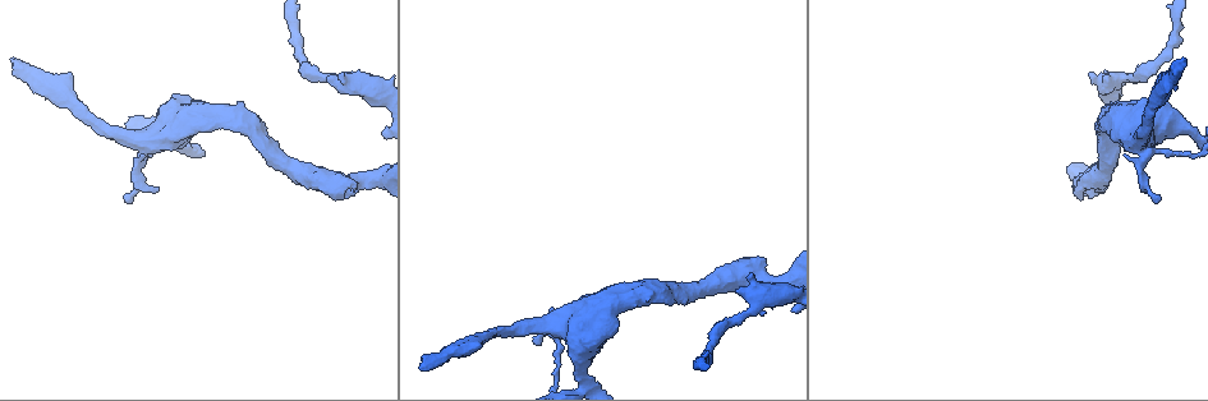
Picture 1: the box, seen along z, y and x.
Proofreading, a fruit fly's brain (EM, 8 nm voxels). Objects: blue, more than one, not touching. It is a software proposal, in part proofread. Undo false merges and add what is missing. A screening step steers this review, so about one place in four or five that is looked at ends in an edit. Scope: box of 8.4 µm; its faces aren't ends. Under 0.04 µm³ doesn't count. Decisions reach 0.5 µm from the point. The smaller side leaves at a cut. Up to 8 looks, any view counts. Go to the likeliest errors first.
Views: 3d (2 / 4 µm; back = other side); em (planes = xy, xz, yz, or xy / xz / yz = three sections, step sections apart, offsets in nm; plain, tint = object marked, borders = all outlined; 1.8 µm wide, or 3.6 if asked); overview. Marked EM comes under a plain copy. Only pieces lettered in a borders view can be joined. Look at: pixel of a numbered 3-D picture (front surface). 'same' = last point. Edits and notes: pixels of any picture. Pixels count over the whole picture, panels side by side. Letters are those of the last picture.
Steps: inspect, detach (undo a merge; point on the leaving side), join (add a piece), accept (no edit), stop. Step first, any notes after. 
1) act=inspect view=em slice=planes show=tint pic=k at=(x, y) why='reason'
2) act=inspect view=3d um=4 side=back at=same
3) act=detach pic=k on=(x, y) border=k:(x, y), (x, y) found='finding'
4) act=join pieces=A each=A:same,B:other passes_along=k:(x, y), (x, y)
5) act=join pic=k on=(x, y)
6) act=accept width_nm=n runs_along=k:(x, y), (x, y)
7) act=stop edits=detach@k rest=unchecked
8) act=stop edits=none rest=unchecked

act=inspect view=3d um=2 pic=1 at=(1107, 78) why='branch stops here'

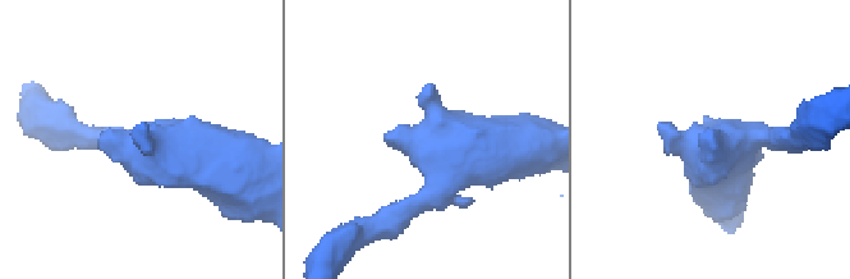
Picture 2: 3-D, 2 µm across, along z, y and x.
act=inspect view=em slice=xz step=16 show=tint pic=2 at=(396, 127)

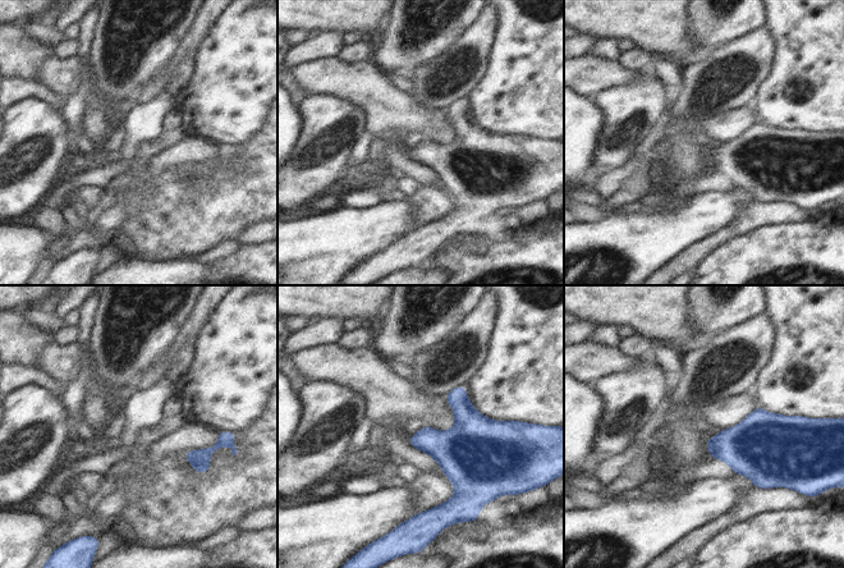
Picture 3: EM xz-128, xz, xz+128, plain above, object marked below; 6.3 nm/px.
act=inspect view=em slice=planes show=borders at=same

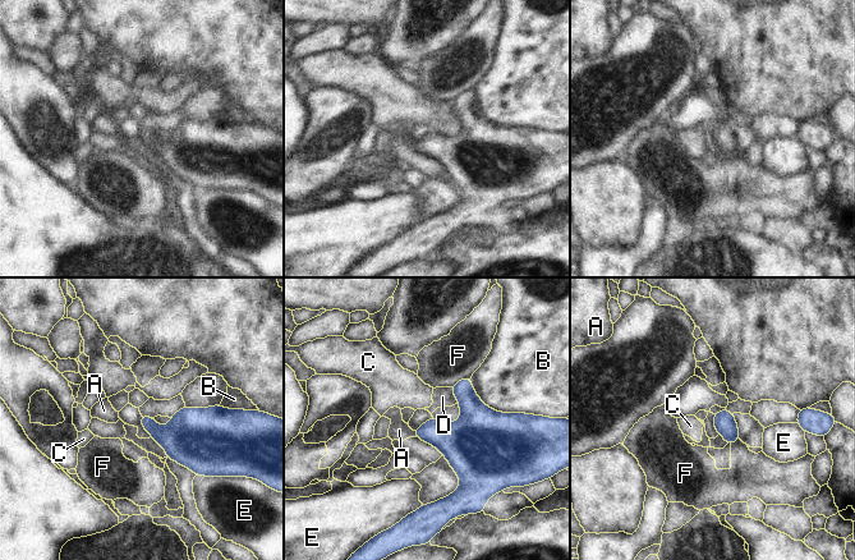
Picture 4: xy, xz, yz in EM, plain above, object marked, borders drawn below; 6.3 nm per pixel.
act=accept each=A:other,B:other,C:other,D:other,E:other,F:other border=4:(451, 386), (453, 395), (459, 403) found='no lettered piece goes on from it'

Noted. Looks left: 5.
act=inspect view=em slice=planes show=tint pic=1 at=(132, 201) why='an open end'

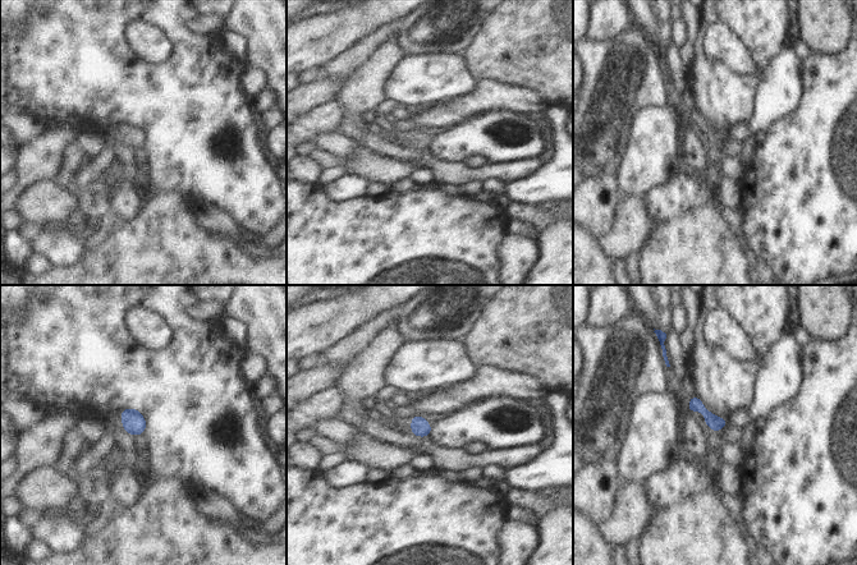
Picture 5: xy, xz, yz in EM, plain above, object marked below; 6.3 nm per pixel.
act=inspect view=em slice=planes show=borders at=same why='see the neighbours'

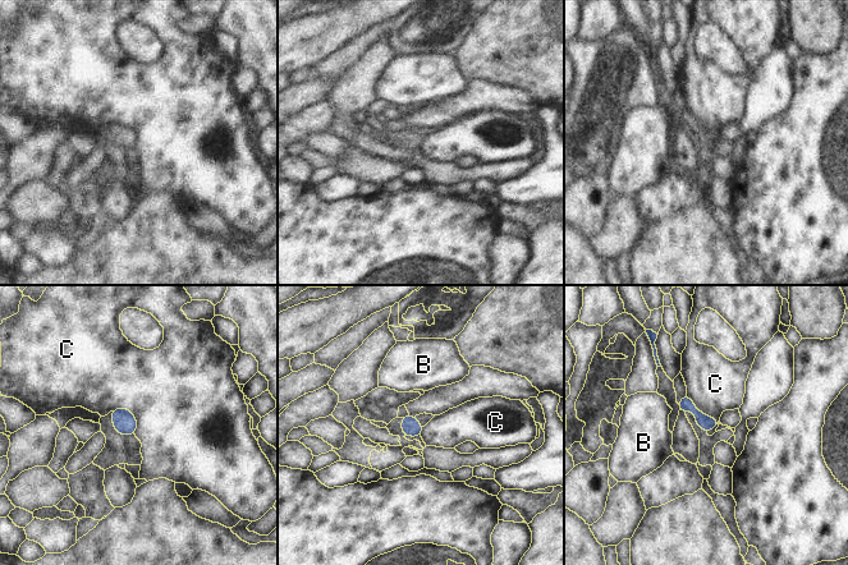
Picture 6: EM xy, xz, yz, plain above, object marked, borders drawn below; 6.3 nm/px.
act=accept width_nm=100 each=B:other,C:other border=6:(113, 408), (133, 414), (134, 433) found='none of them fits'

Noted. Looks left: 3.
act=inspect view=em slice=xy step=16 show=borders pic=1 at=(760, 260)

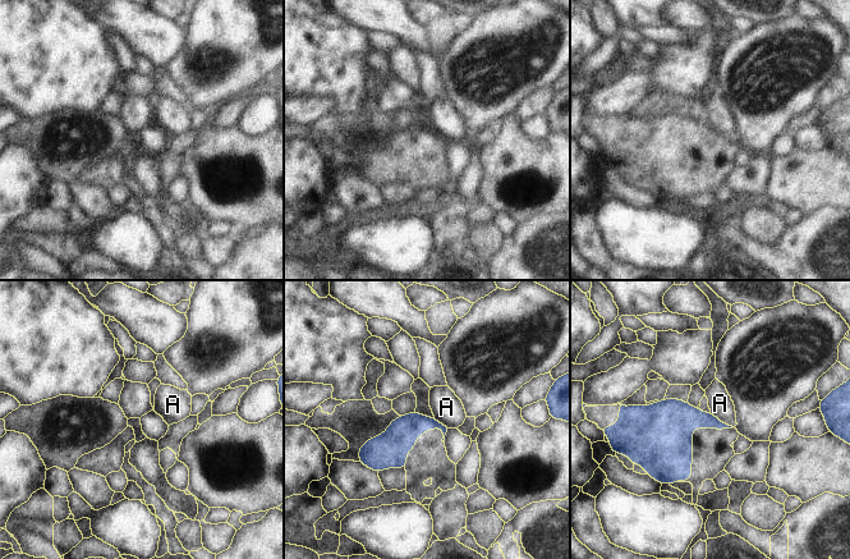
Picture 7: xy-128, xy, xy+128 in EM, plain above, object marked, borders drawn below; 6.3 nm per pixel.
act=accept each=A:other border=7:(710, 412), (733, 426) found='no lettered piece goes on from it'

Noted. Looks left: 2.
act=stop edits=none rest=unchecked

